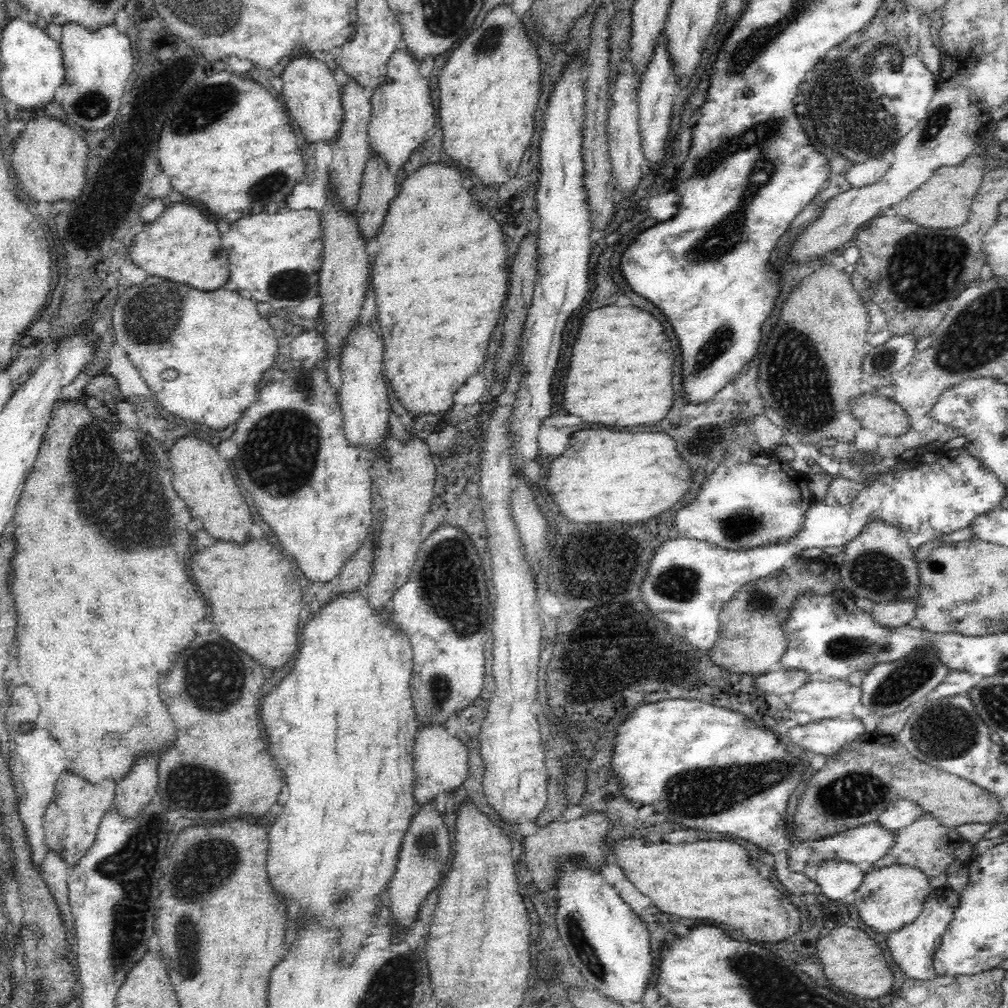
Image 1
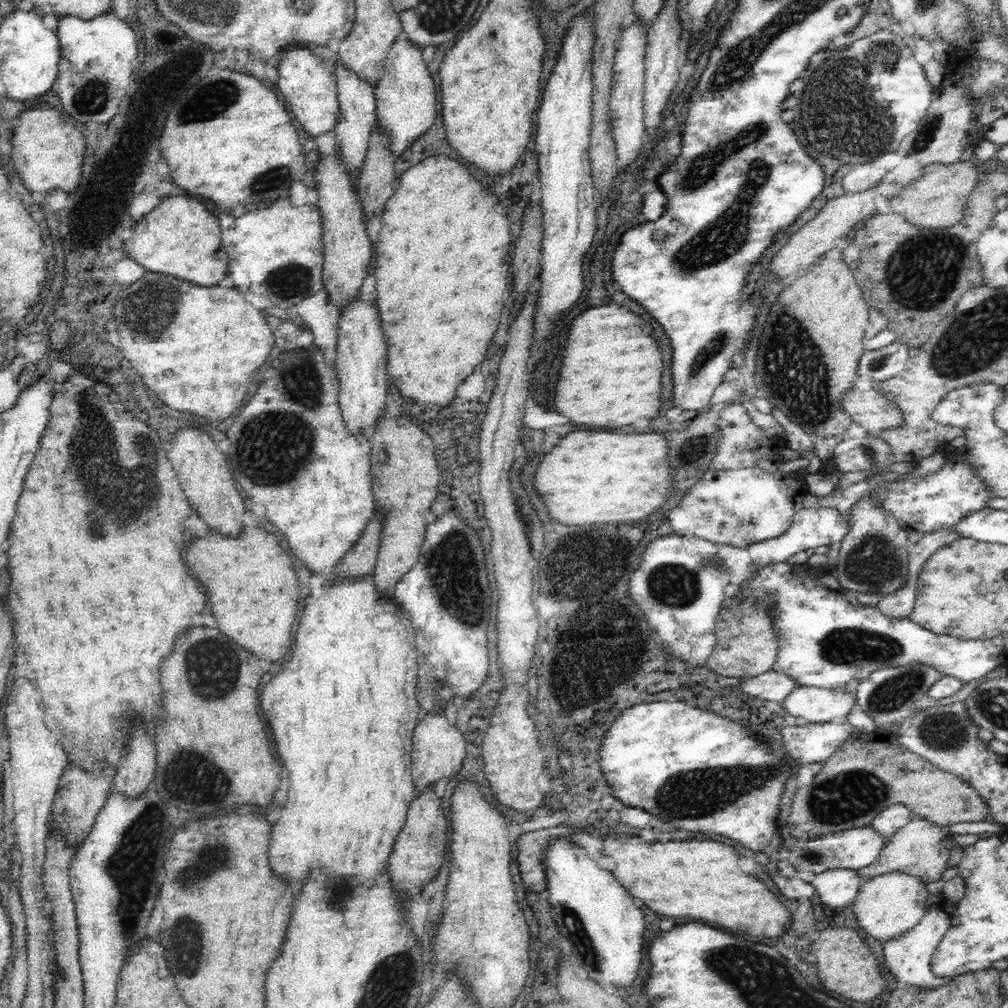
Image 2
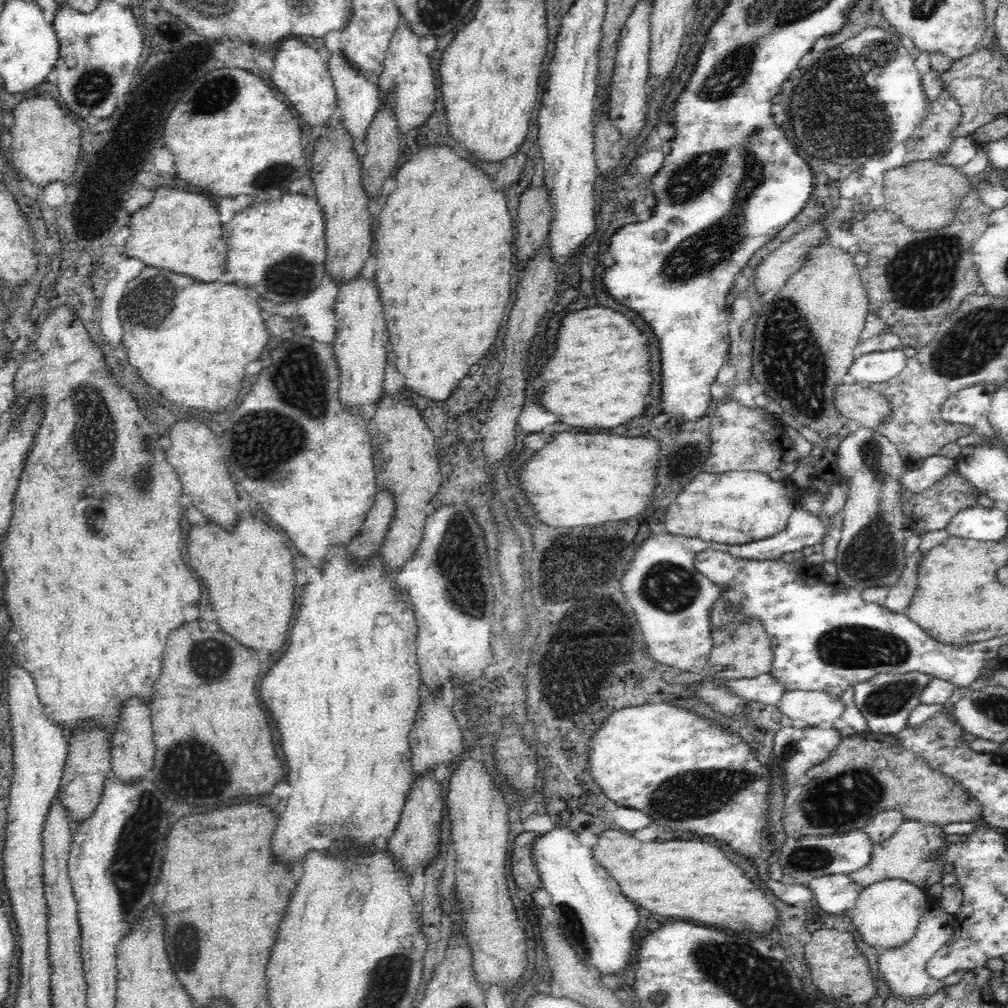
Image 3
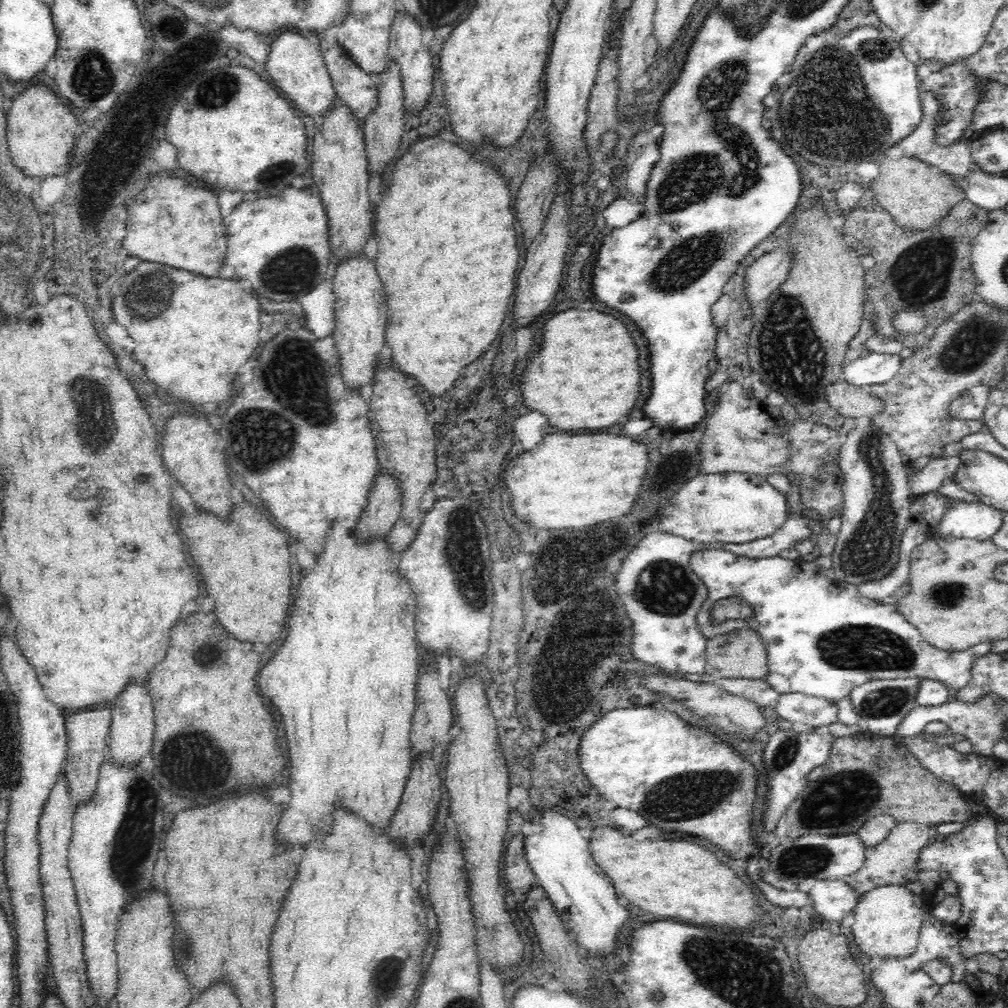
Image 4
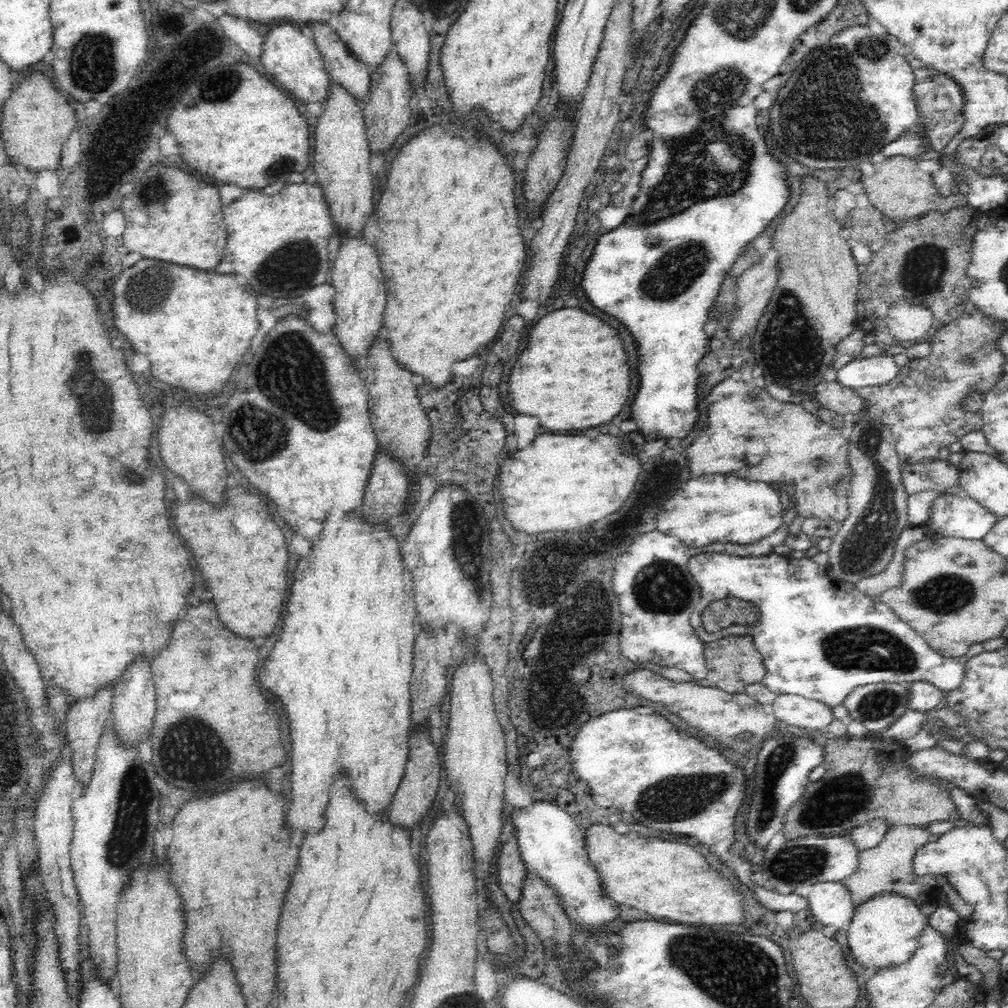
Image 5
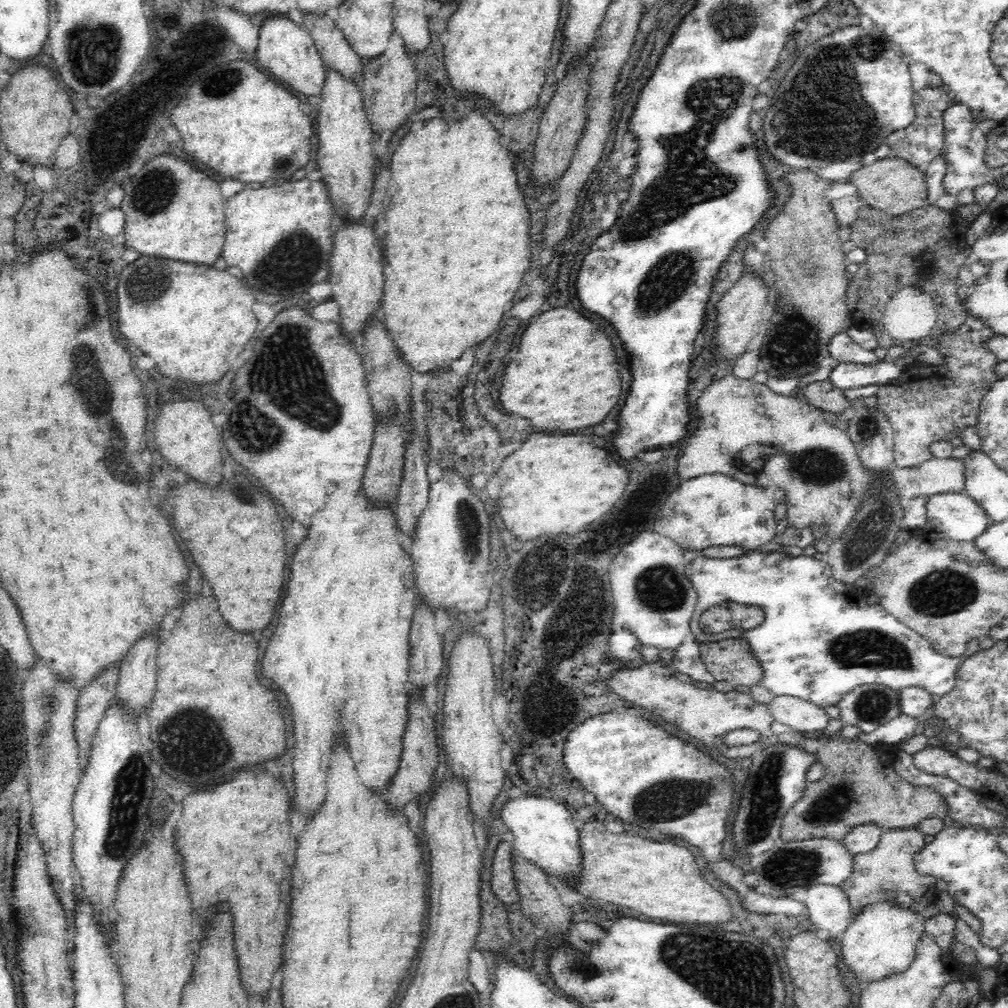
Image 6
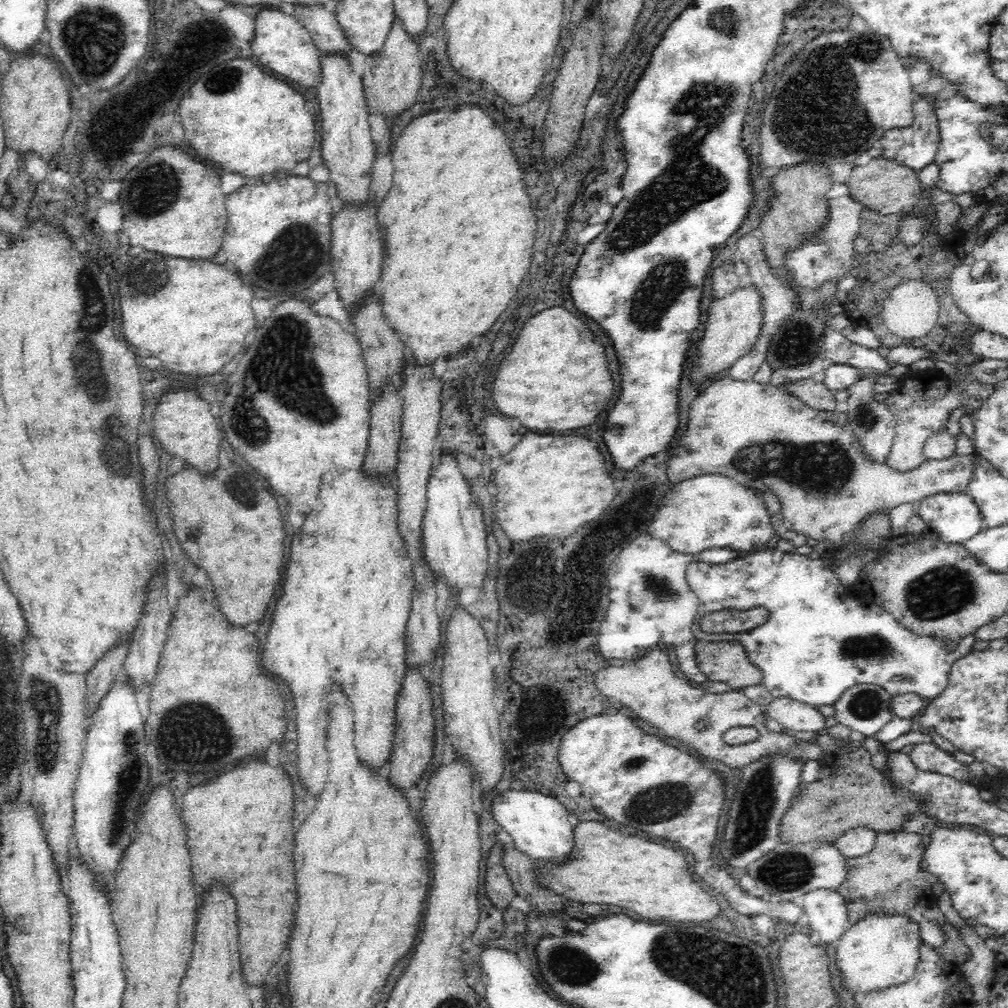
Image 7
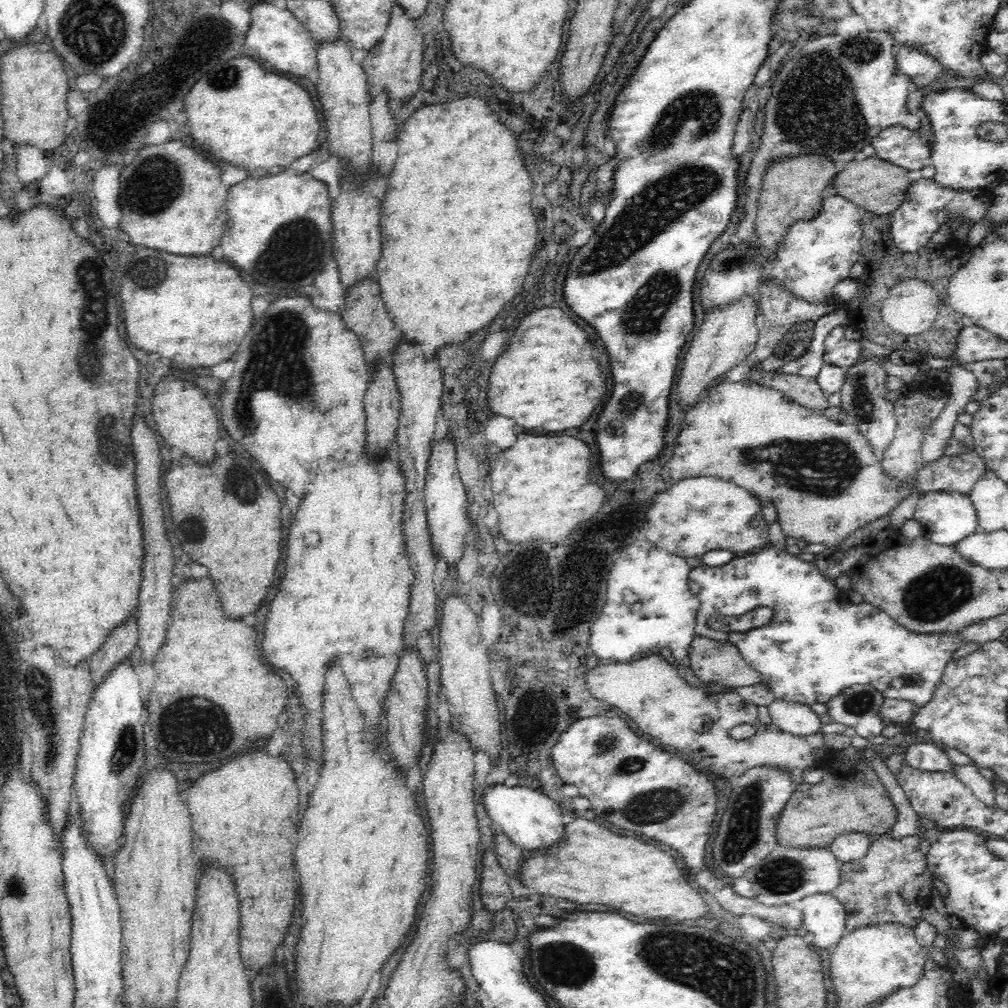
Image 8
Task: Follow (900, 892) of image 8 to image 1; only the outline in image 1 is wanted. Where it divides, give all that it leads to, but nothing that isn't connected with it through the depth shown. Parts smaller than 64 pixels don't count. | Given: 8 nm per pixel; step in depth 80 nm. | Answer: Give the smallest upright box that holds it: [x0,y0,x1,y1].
[870,812,965,878]

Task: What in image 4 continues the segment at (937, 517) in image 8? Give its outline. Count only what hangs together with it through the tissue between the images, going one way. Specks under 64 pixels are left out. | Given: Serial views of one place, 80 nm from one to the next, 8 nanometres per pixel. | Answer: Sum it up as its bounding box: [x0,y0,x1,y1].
[934,500,1004,540]

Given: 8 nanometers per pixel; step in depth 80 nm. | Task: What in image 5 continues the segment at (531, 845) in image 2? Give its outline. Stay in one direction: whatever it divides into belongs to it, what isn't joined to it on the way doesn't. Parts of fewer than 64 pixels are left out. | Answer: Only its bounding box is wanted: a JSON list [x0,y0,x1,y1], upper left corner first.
[497,833,529,903]

